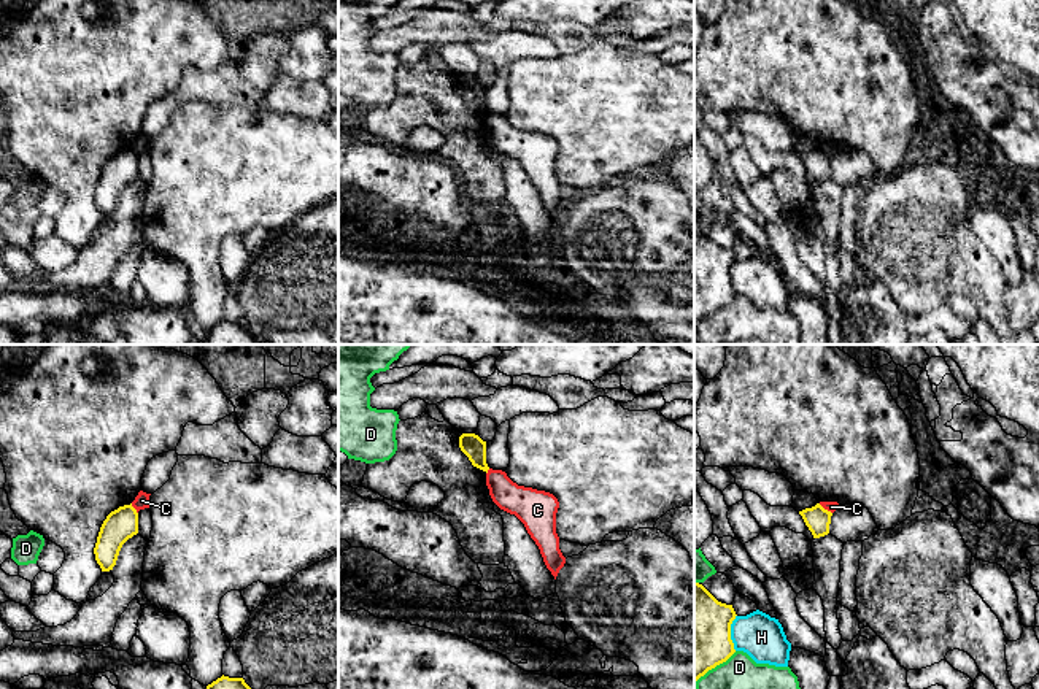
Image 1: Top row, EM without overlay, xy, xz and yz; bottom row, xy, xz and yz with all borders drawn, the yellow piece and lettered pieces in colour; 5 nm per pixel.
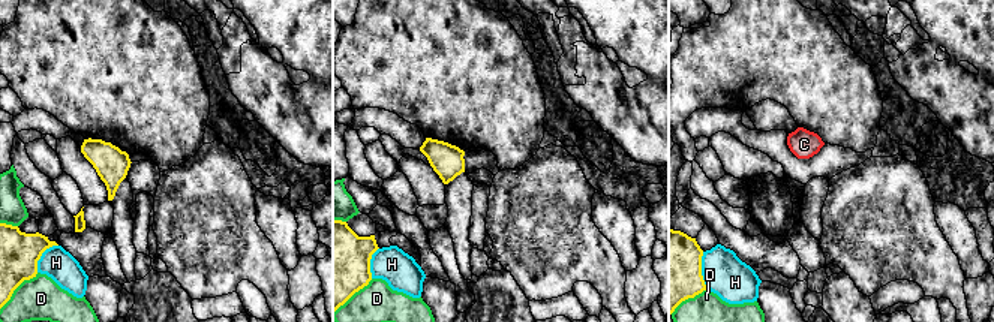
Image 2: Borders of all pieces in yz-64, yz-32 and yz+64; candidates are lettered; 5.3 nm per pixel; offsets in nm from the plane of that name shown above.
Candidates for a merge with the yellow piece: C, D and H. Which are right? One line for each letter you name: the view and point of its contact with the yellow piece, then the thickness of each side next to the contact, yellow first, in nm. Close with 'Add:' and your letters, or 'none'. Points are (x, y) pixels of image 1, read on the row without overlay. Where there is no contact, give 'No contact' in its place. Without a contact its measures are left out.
Add: none

